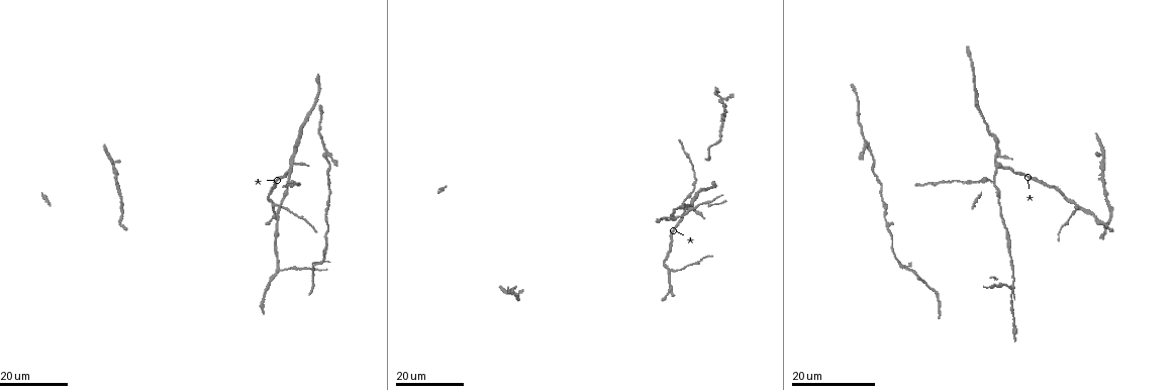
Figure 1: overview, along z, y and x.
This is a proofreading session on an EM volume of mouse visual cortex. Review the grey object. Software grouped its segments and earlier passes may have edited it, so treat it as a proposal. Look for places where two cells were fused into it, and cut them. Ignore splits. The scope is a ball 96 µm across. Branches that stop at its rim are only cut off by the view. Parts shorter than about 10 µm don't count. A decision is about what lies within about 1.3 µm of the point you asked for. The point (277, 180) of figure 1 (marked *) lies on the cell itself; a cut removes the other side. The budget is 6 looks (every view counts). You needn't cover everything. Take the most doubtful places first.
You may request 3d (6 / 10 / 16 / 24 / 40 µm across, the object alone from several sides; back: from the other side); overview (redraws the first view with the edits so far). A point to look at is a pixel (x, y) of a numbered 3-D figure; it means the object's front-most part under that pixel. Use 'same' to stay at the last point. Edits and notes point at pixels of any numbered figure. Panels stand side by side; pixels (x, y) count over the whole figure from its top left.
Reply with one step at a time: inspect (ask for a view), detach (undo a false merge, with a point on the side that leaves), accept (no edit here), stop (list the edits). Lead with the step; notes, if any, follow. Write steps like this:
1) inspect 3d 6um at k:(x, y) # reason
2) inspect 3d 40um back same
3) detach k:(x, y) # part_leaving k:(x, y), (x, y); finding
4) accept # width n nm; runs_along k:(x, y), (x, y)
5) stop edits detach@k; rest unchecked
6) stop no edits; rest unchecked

inspect 3d 16um at 1:(275, 204) # two arms at a narrow angle

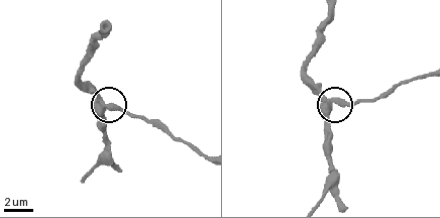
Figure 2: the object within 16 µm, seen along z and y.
inspect 3d 6um at 2:(105, 109)

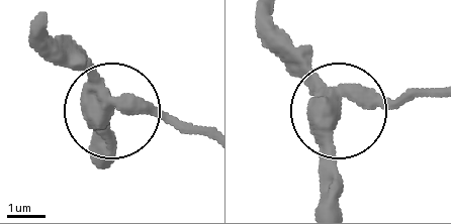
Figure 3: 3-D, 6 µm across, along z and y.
accept # side_arm 17 um; arms 4; one cell here

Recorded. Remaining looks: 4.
inspect 3d 24um at 1:(278, 271) # three arms meet

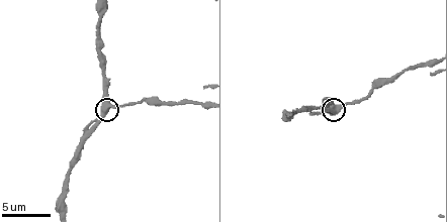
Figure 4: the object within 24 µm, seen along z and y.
inspect 3d 6um at 4:(335, 112)

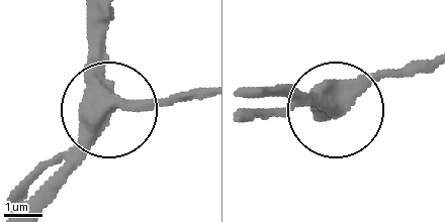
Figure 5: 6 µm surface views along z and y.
accept # all the same cell

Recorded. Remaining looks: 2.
inspect 3d 24um at 1:(288, 173)

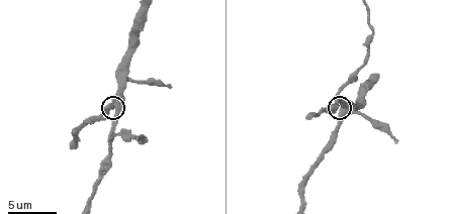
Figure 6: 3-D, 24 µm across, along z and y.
inspect 3d 10um at 6:(118, 108)

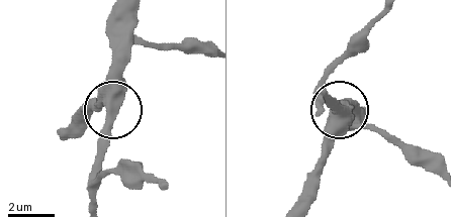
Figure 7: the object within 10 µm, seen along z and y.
accept # side_arm 35 um; one cell here

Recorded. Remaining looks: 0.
stop no edits; rest unchecked

